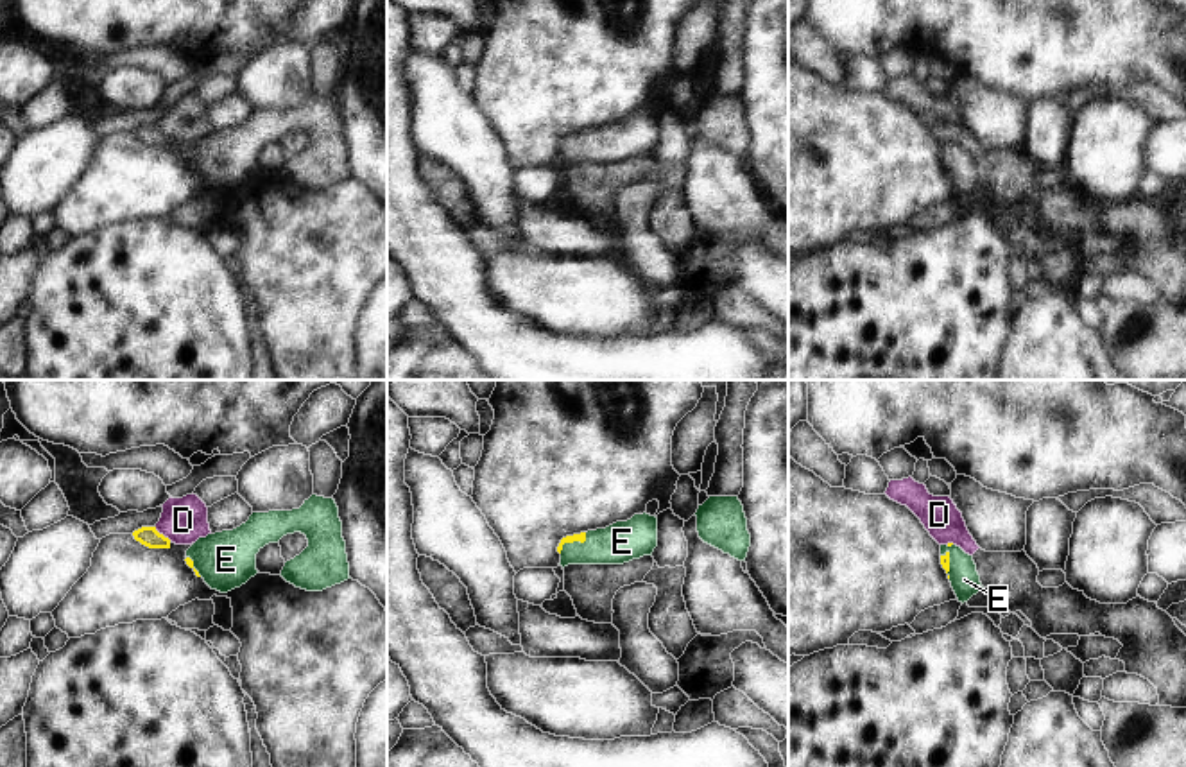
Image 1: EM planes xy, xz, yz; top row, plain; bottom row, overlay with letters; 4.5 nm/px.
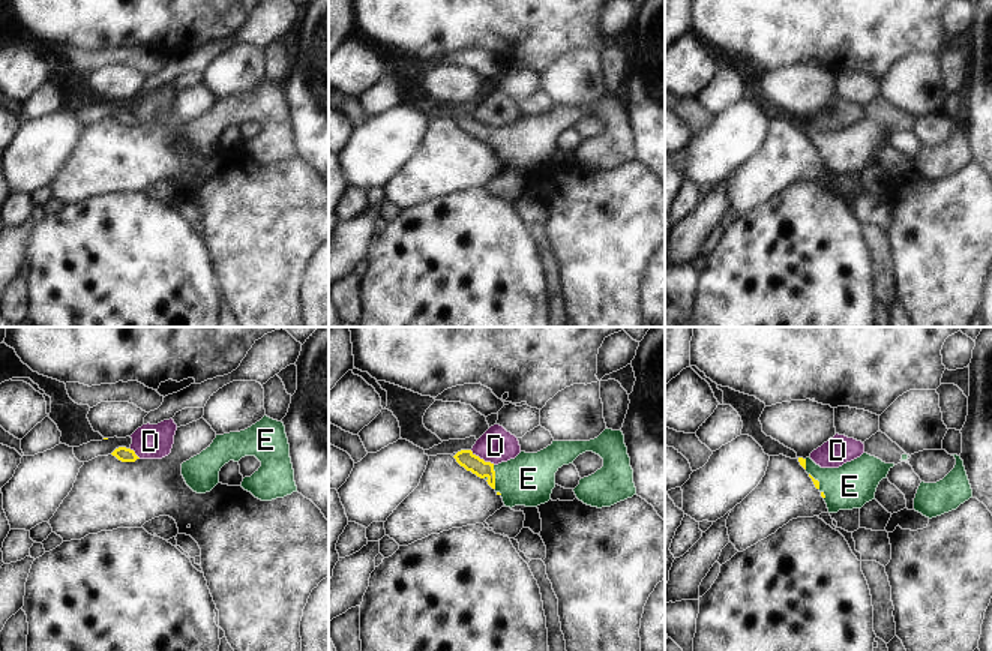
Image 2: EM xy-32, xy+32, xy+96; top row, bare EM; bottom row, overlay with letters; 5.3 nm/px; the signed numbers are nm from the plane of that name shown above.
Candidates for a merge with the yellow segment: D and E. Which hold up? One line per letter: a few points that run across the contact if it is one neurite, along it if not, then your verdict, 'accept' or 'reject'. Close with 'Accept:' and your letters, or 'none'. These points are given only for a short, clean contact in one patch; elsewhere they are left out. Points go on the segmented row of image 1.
D: reject
E: line xz (581, 536), (574, 540), (622, 542); accept
Accept: E

